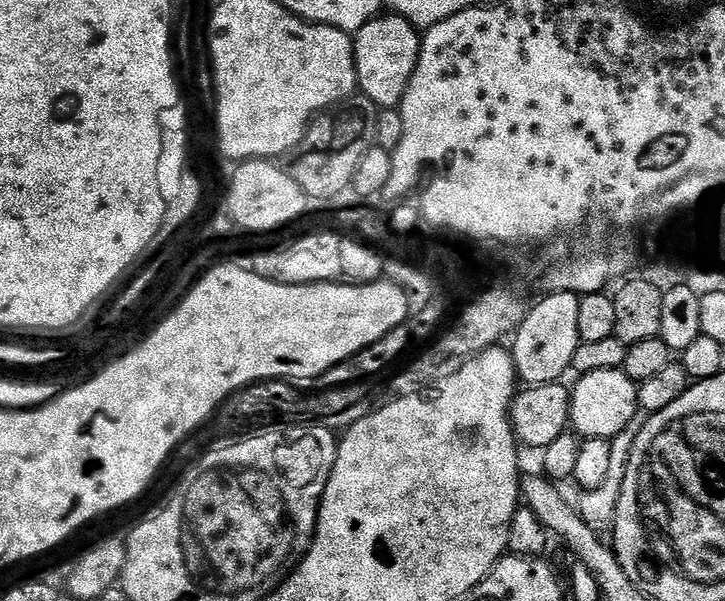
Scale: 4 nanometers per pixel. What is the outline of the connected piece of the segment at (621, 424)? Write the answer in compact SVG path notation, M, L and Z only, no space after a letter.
M594 370L583 373L575 385L571 385L572 401L570 402L570 428L577 437L584 440L607 440L622 434L639 409L638 385L623 370Z

